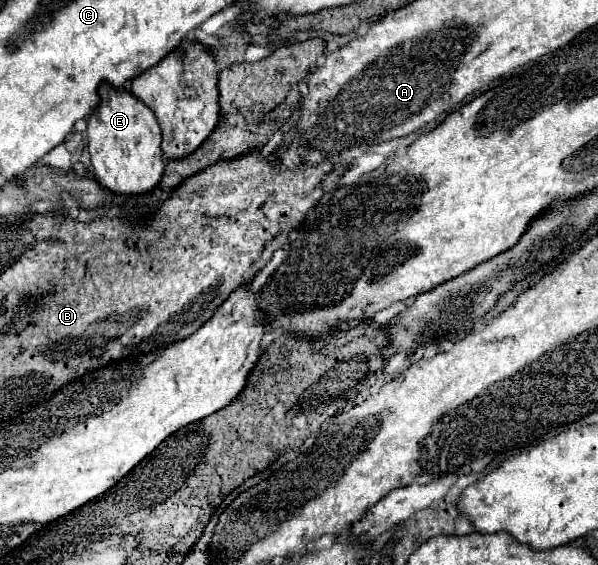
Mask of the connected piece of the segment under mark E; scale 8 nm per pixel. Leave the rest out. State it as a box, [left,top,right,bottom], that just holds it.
[88,87,164,195]

